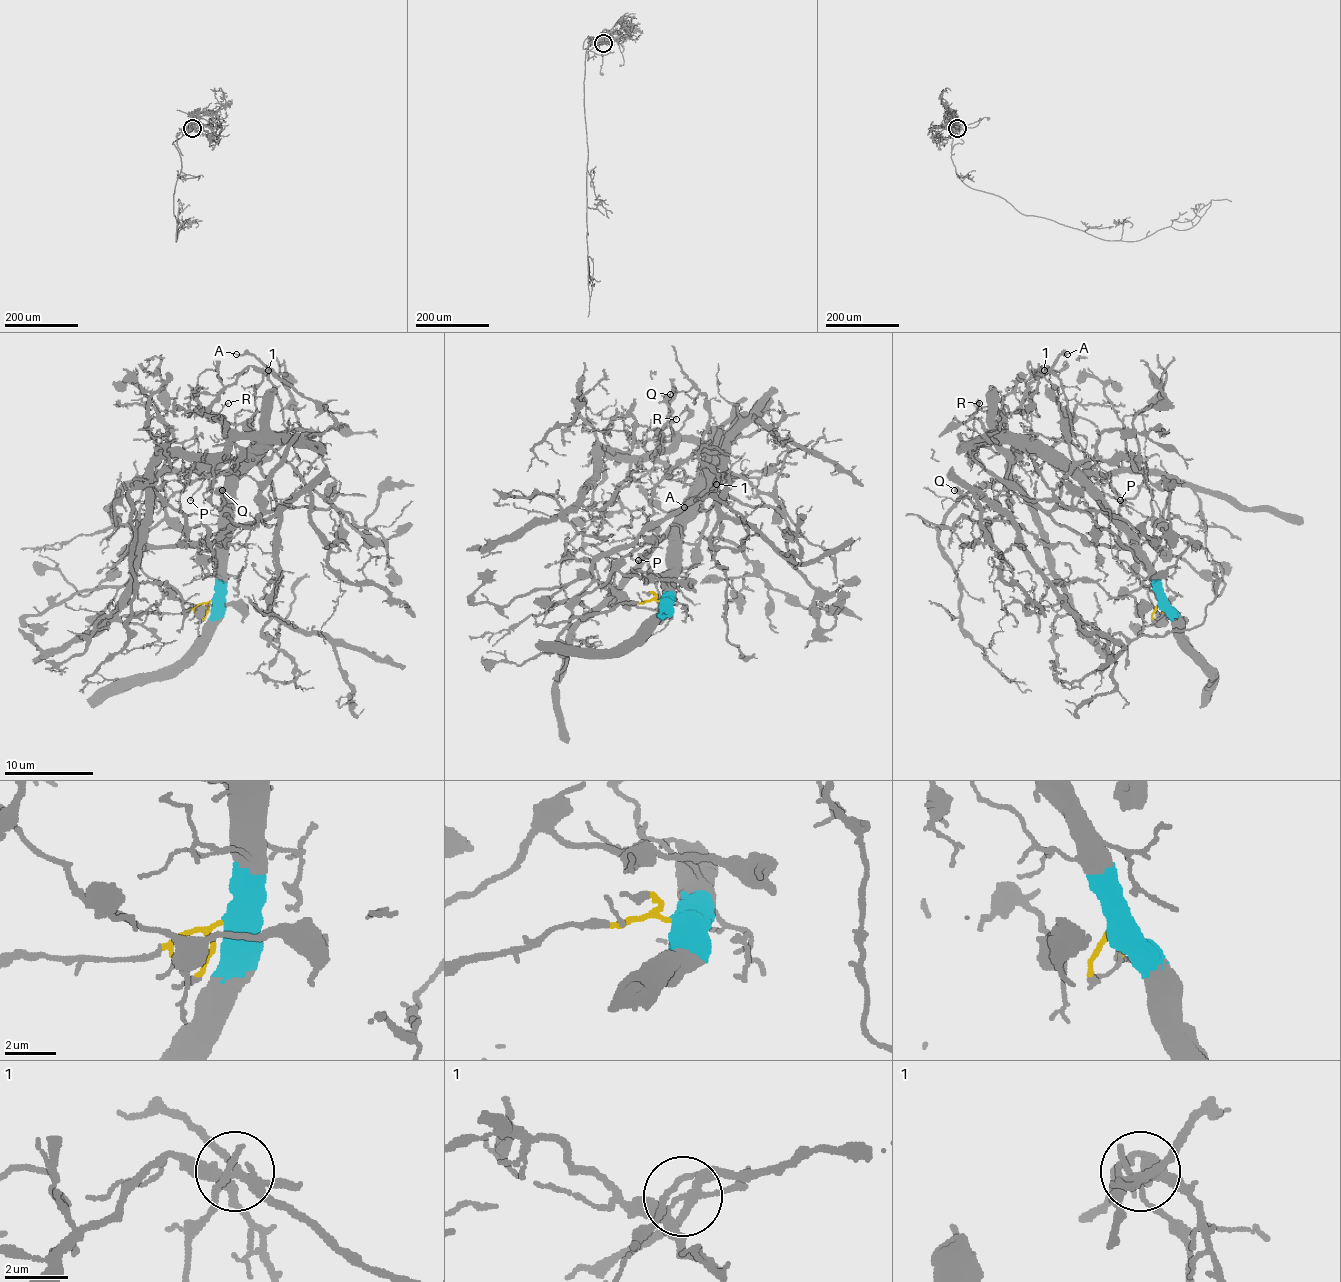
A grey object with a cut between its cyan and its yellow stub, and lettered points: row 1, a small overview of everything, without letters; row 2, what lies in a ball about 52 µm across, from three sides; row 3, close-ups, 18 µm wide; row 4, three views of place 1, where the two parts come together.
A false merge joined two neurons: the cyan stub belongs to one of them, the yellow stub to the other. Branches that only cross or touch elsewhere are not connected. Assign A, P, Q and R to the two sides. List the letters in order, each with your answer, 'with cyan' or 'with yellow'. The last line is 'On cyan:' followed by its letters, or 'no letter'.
A: with yellow
P: with cyan
Q: with cyan
R: with cyan
On cyan: P, Q, R

